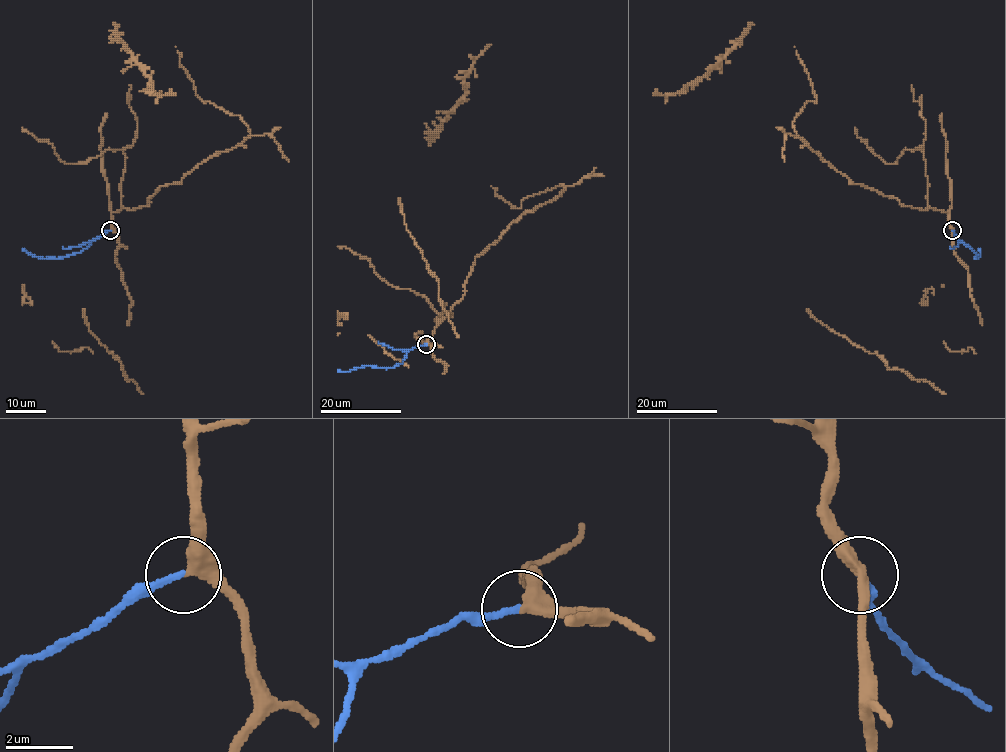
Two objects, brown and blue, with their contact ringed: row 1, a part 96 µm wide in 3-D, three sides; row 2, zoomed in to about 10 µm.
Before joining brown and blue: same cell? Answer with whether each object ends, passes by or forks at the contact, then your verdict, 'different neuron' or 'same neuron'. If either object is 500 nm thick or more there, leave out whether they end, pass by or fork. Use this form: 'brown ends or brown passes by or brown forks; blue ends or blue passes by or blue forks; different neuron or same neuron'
brown passes by; blue ends; same neuron

